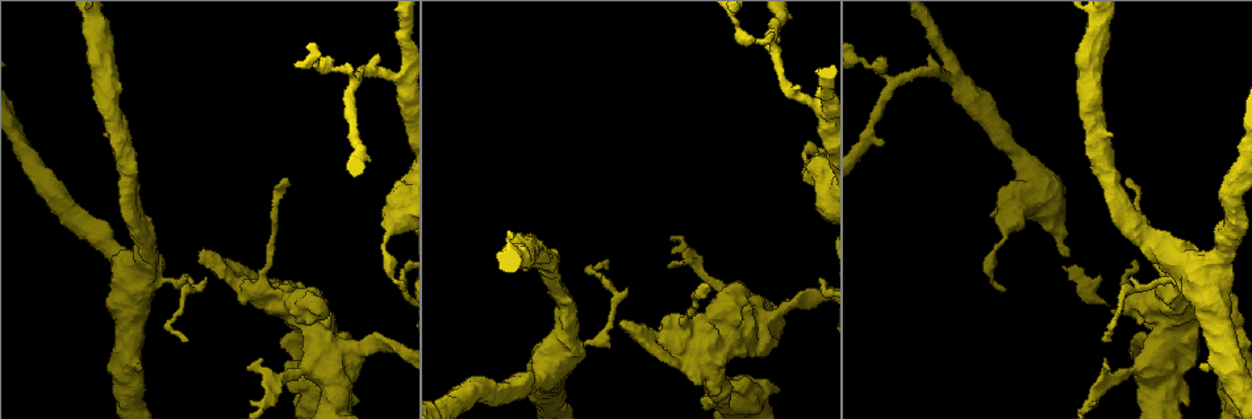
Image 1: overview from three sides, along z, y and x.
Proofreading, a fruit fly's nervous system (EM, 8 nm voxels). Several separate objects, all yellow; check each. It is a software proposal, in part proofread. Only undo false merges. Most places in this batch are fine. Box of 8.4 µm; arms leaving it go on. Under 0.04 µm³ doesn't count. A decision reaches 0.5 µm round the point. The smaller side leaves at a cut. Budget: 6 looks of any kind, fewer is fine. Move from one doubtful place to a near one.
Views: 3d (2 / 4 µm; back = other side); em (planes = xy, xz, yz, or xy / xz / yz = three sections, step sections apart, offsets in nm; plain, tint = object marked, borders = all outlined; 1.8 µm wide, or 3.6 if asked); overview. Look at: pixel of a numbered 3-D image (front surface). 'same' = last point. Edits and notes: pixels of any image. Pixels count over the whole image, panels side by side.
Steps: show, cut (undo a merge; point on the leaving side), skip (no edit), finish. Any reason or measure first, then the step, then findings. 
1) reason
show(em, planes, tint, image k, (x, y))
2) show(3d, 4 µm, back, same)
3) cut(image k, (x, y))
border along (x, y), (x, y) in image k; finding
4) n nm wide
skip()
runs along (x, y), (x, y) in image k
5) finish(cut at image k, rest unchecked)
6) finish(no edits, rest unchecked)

sudden change in width
show(3d, 2 µm, image 1, (1099, 22))

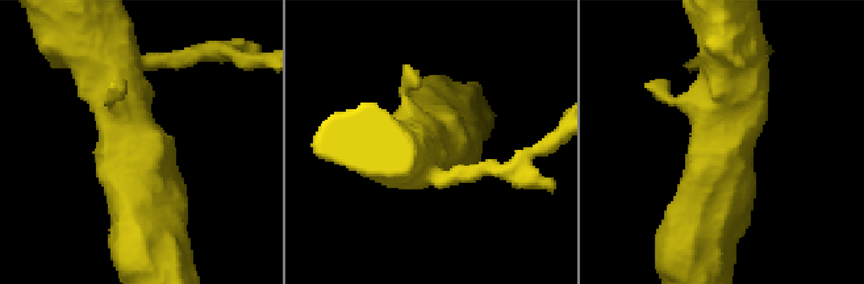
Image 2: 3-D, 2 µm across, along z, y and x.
show(em, planes, plain, image 2, (126, 145))

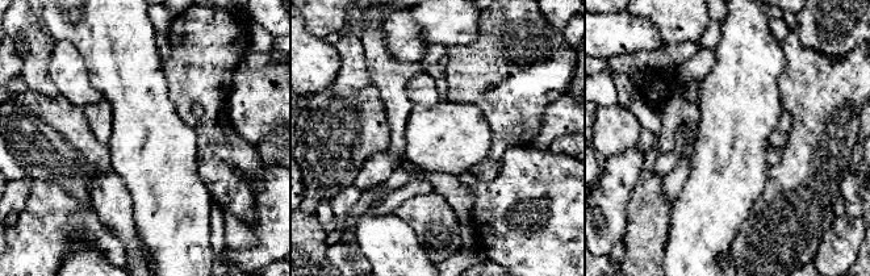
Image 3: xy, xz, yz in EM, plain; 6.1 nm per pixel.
show(em, planes, tint, same)

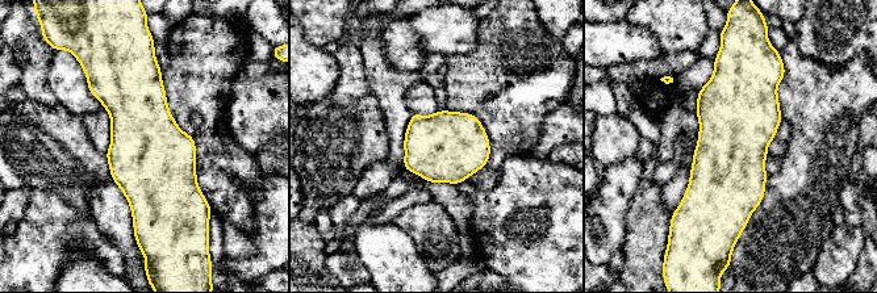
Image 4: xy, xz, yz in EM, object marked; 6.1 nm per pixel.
skip()
continuous, no second cell

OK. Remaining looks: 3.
closes a loop
show(3d, 4 µm, image 1, (647, 336))

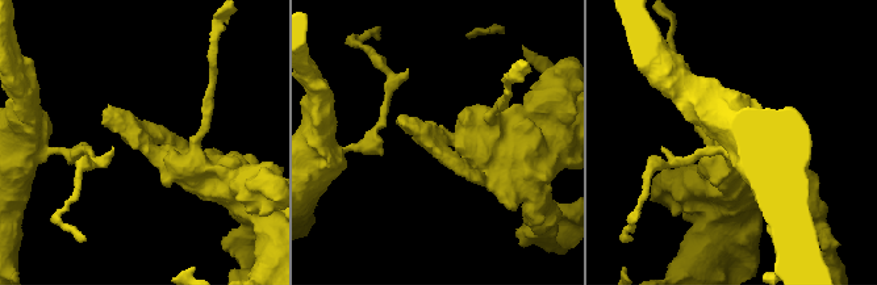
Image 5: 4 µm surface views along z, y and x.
show(em, planes, plain, image 5, (143, 139))

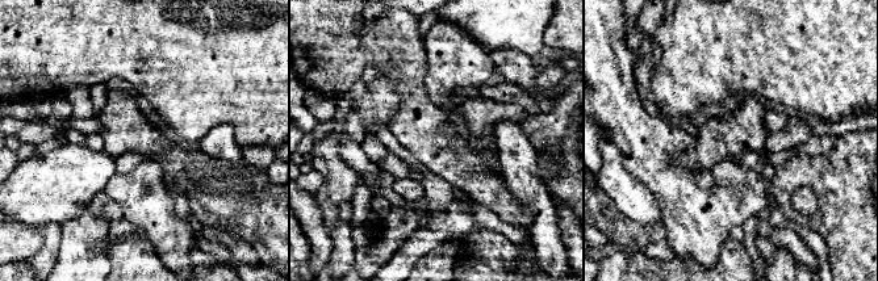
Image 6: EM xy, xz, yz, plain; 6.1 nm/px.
show(em, planes, borders, same)

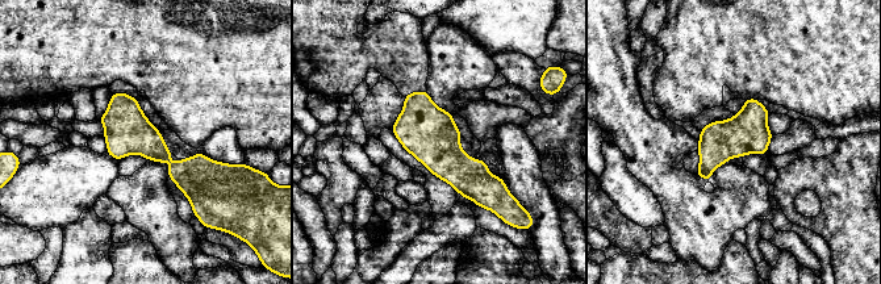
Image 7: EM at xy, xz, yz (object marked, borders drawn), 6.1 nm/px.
skip()
one cell here

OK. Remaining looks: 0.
finish(no edits, rest unchecked)

